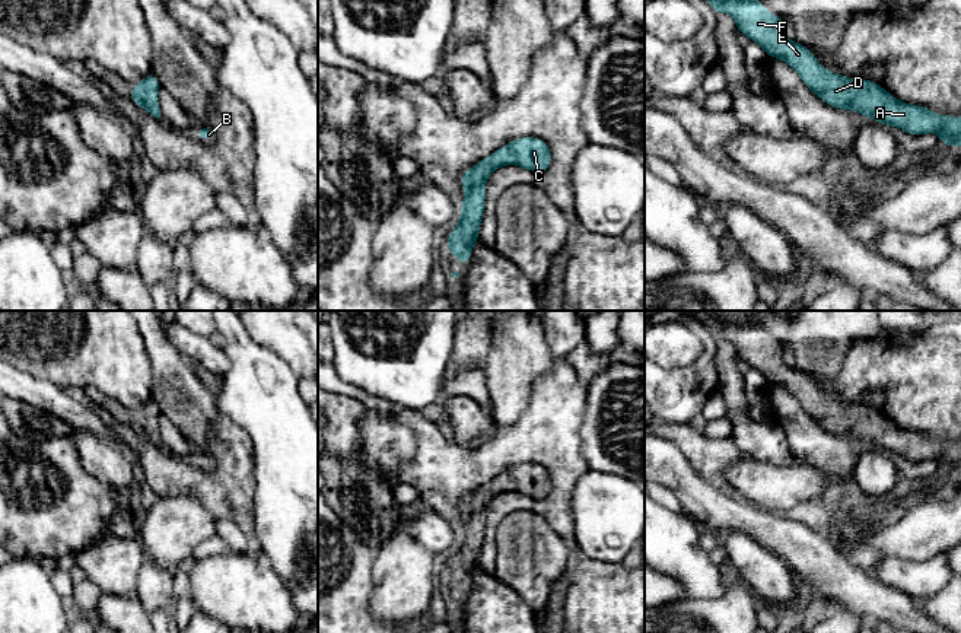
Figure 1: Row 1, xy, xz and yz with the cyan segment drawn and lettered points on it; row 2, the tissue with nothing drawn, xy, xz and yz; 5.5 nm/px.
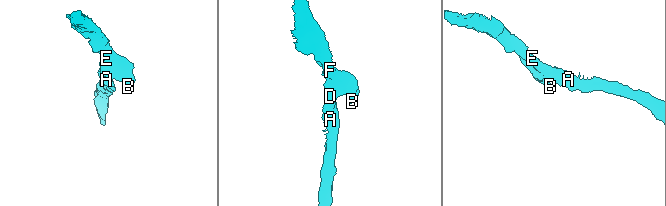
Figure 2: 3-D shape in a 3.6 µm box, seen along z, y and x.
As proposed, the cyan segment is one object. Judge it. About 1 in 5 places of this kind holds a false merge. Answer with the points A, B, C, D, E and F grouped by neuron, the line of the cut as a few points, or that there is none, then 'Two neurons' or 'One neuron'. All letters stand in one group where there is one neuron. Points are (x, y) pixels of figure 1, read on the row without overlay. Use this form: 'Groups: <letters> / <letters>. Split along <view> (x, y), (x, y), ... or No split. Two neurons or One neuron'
Groups: A B C D E F. No split. One neuron

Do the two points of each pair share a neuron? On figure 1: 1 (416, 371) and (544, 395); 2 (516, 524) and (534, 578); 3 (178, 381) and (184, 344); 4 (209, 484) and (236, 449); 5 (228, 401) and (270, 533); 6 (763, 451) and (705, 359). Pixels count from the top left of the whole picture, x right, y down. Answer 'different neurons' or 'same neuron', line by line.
1: different neurons
2: same neuron
3: different neurons
4: same neuron
5: same neuron
6: different neurons

